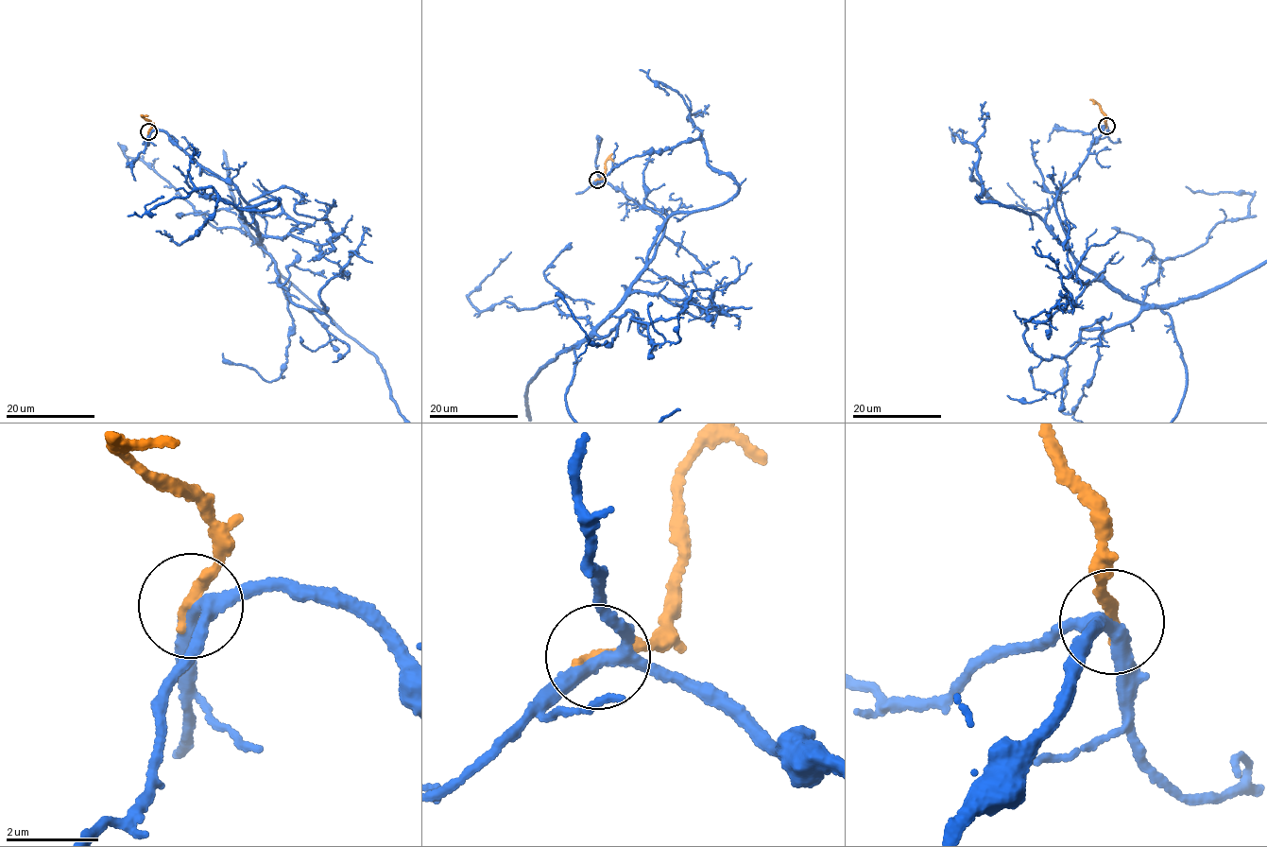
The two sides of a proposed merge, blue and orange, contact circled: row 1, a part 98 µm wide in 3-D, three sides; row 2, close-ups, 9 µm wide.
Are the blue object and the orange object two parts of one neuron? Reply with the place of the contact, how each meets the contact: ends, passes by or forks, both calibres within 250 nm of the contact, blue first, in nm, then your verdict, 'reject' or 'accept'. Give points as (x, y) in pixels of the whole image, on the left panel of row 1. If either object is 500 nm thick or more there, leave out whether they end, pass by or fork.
place (148, 131); blue forks; orange ends; calibres 280 and 220 nm; reject

